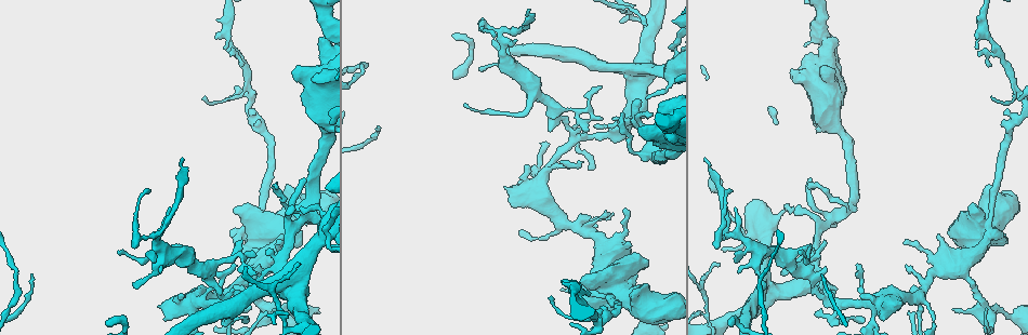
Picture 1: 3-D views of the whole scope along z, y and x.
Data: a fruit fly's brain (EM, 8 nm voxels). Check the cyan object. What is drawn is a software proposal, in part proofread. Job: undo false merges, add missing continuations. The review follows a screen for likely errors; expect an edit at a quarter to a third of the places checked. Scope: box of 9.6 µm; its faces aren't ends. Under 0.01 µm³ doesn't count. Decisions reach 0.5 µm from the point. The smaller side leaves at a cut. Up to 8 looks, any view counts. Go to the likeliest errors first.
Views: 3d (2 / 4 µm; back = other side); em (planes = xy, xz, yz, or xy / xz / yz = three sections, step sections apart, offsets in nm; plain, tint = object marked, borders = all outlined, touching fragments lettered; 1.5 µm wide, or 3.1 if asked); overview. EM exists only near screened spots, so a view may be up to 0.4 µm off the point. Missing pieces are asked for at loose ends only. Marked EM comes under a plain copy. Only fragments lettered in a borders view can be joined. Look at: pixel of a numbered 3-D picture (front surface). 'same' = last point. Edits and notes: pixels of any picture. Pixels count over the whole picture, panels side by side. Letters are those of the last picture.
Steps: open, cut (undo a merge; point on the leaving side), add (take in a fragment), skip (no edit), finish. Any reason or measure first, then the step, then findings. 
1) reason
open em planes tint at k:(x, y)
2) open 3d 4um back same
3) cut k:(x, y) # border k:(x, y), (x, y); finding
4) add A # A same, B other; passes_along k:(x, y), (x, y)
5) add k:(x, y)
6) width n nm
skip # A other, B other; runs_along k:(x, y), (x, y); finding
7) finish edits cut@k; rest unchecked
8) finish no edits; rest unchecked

branch stops here
open 3d 4um at 1:(738, 271)

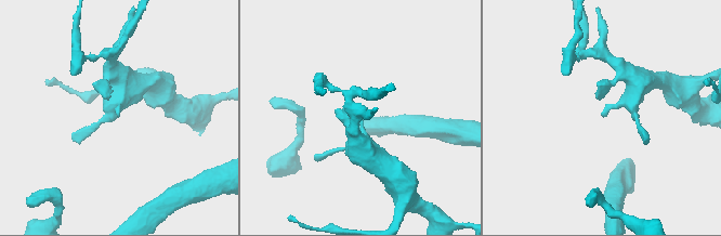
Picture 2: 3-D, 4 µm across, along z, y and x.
now the EM
open em planes borders at 2:(116, 114)

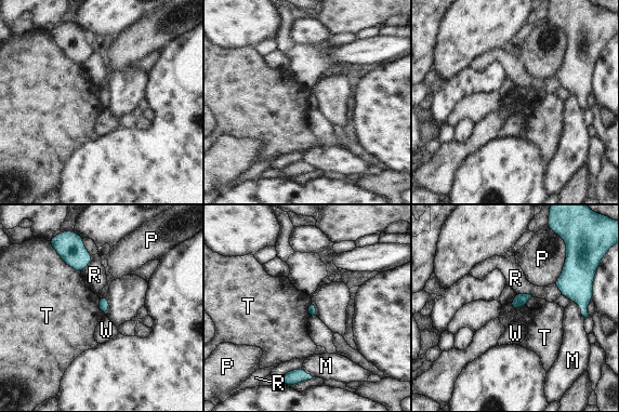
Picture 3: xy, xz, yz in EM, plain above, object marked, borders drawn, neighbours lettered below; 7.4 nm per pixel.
skip # M other, P other, R other, T other, W other; none of them fits

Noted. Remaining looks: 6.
abrupt turn
open 3d 4um at 1:(997, 50)

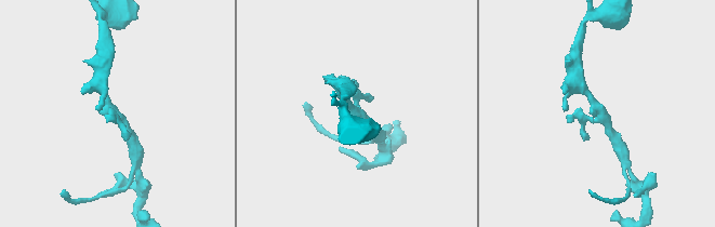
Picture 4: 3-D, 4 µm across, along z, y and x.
need the tissue
open em planes borders at 4:(600, 113)

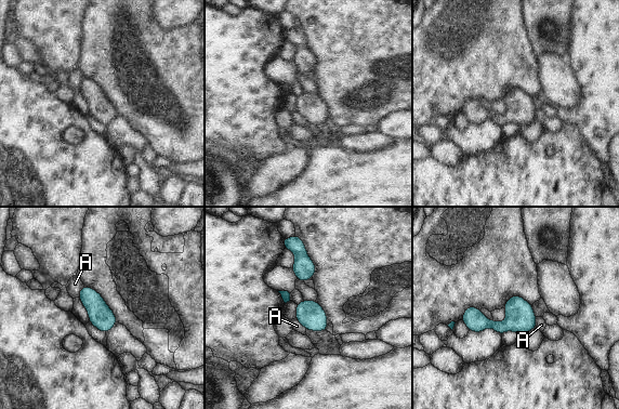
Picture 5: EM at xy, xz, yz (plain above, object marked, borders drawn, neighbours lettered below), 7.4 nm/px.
skip # A other; border 5:(83, 285), (78, 297); all the same neuron

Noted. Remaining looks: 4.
branch stops here
open 3d 4um at 1:(305, 178)

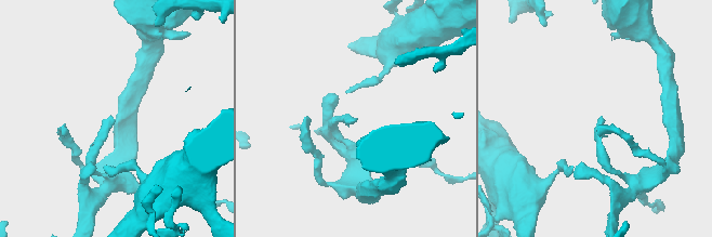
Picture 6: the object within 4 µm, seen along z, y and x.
shape alone is not enough
open em planes borders at 6:(113, 117)

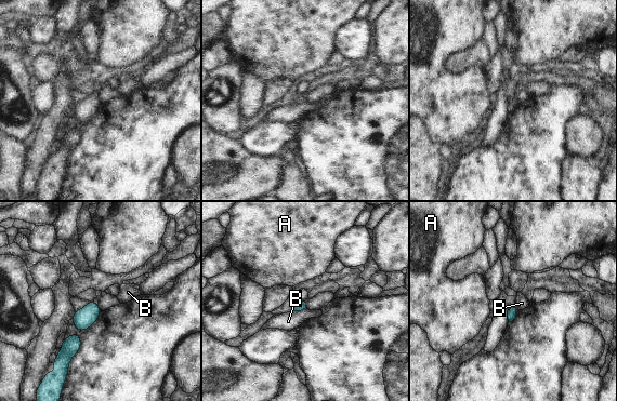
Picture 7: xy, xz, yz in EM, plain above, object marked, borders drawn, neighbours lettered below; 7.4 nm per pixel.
skip # A other, B other; border 7:(305, 307), (294, 311); no lettered fragment goes on from it

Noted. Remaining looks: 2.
finish no edits; rest unchecked

